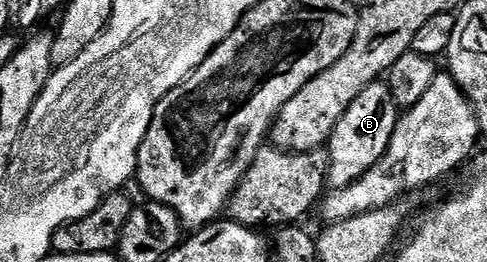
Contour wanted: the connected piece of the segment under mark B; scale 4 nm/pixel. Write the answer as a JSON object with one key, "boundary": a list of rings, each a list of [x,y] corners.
{"boundary":[[[385,81],[373,82],[371,86],[364,88],[364,92],[360,92],[360,96],[356,96],[356,100],[352,100],[348,112],[340,116],[340,124],[336,124],[328,143],[330,152],[328,182],[333,189],[344,189],[352,185],[381,160],[392,140],[399,117],[400,107]]]}

